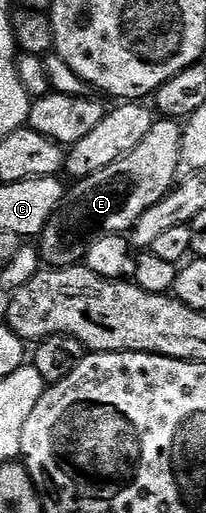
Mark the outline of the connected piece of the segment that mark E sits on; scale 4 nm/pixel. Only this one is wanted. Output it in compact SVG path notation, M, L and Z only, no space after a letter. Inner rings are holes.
M160 117L133 152L125 152L125 156L101 168L101 172L78 179L72 185L75 187L64 193L63 203L38 236L37 245L44 263L51 268L74 266L86 259L91 242L102 234L126 235L136 220L176 185L182 135L183 128L178 121Z

